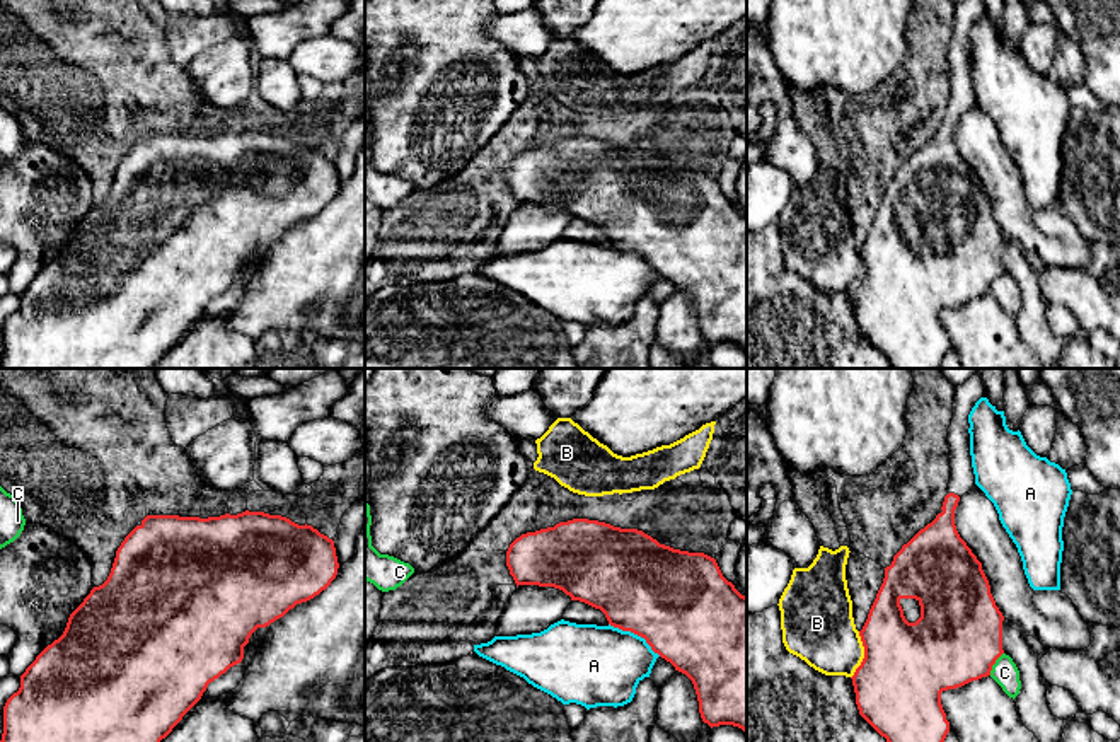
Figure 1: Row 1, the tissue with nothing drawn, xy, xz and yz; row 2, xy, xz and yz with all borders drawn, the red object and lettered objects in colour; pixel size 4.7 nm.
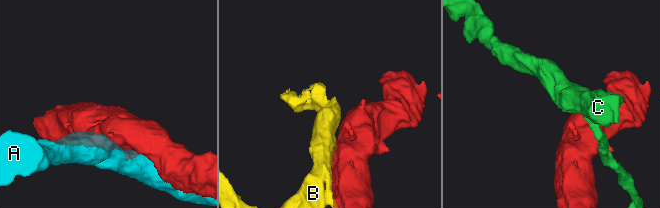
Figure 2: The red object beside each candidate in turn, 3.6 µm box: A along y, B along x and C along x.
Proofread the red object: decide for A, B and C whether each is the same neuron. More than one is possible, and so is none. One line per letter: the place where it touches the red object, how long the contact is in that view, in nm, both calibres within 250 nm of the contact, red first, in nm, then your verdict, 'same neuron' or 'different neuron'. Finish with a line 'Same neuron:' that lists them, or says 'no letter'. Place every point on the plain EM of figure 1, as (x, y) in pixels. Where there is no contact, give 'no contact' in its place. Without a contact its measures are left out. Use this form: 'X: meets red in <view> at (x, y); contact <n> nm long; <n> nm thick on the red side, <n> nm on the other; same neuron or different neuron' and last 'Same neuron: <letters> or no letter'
A: meets red in xz at (636, 251); contact 300 nm long; 480 nm thick on the red side, 380 nm on the other; different neuron
B: meets red in yz at (865, 273); contact 220 nm long; 420 nm thick on the red side, 320 nm on the other; different neuron
C: meets red in yz at (994, 280); contact 130 nm long; 420 nm thick on the red side, 120 nm on the other; different neuron
Same neuron: no letter

